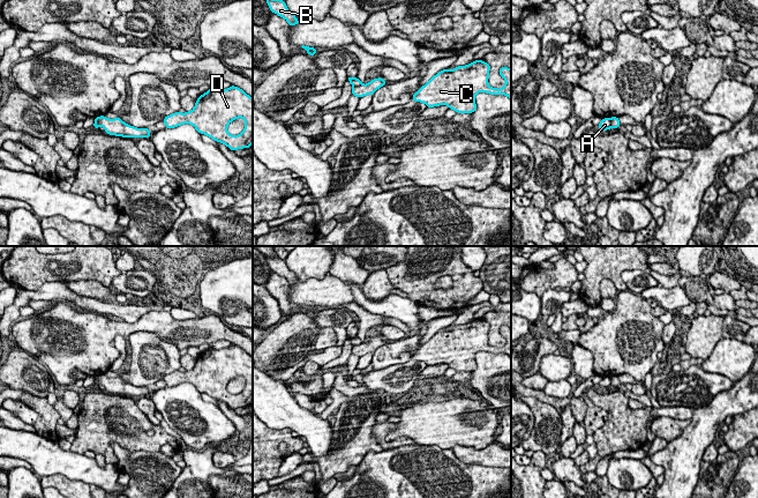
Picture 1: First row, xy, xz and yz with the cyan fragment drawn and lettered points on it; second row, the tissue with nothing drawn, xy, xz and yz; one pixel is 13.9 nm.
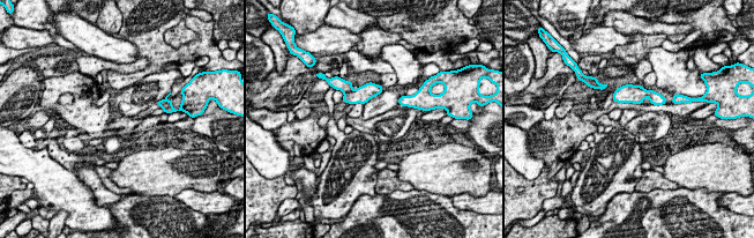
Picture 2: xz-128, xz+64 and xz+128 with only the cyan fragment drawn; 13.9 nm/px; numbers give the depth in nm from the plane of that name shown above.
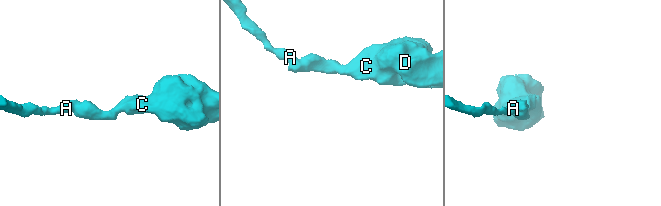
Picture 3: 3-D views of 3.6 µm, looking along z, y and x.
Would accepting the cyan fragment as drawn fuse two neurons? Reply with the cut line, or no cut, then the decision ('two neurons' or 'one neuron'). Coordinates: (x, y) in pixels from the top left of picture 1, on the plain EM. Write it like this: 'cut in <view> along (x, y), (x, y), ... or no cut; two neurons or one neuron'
cut in xz along (361, 342), (353, 346); two neurons

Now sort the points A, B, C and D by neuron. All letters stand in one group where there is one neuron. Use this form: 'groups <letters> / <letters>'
groups A B / C D

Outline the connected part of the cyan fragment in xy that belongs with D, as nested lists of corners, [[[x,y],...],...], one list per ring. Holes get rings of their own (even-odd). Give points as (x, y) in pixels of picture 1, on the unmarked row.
[[[234,344],[219,350],[210,347],[196,358],[192,370],[178,370],[163,380],[168,388],[190,382],[200,393],[224,402],[233,410],[253,403],[253,357]],[[238,377],[245,378],[245,388],[239,394],[231,394],[227,385]]]

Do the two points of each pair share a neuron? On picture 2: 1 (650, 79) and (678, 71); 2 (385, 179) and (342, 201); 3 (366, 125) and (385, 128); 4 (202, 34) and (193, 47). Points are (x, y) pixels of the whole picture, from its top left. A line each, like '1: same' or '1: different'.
1: different
2: different
3: same
4: same

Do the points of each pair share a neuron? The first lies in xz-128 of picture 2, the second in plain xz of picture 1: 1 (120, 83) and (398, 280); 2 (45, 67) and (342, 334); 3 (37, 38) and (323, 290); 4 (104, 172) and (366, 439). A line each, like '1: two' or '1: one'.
1: one
2: two
3: one
4: two

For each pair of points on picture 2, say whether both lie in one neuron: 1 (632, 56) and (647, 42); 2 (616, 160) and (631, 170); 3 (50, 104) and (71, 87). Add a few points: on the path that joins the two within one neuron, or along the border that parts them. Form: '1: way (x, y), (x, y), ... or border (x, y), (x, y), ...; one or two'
1: way (635, 52), (643, 44); one
2: way (619, 163), (627, 170); one
3: way (51, 98), (65, 87); one

